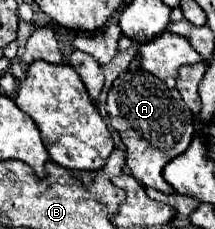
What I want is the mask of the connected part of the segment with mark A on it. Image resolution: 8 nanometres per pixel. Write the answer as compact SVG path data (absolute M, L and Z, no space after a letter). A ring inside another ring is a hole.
M144 68L128 70L120 74L110 92L106 112L110 124L120 134L126 144L126 164L130 174L144 186L156 188L160 192L174 192L174 188L164 180L164 166L182 154L194 136L194 116L190 108L184 104L176 88L168 88L162 80L146 72Z

